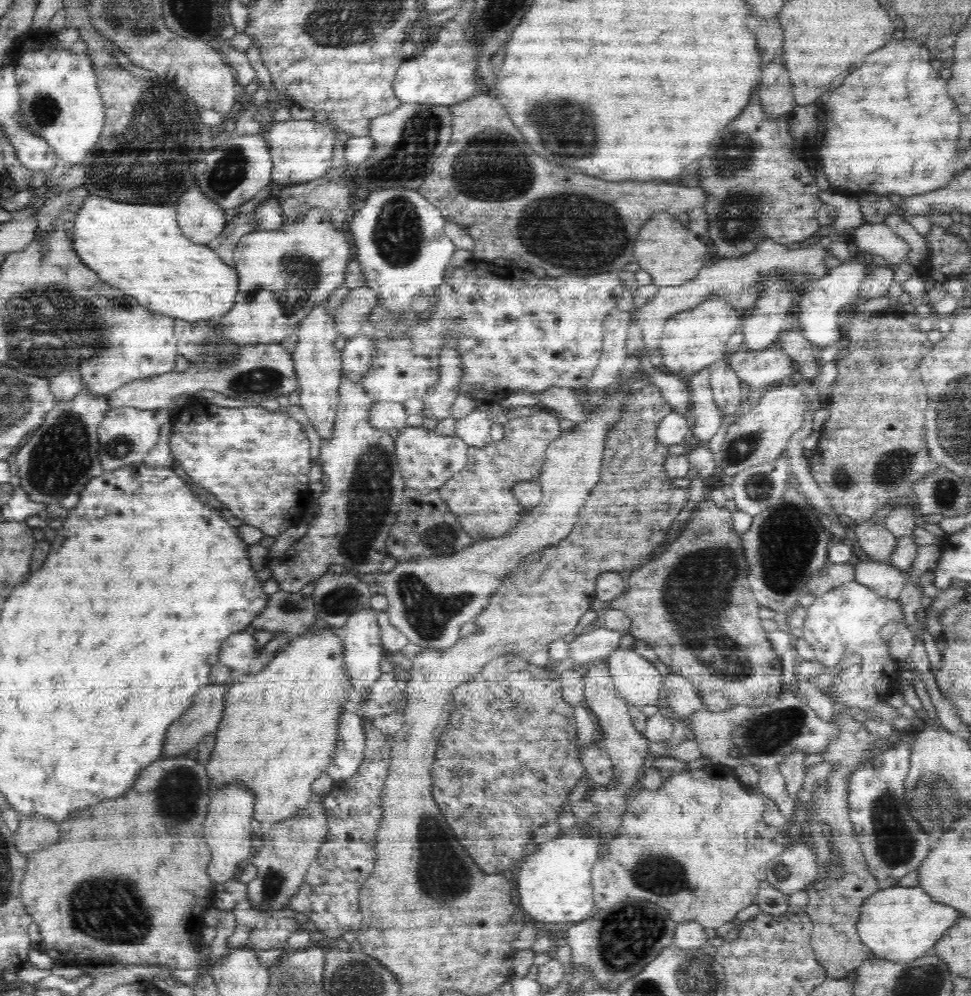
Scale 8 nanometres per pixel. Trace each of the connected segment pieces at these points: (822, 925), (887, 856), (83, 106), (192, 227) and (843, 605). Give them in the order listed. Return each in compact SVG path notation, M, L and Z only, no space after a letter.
M852 896L842 904L846 910L840 910L842 906L812 906L810 901L805 906L806 914L813 924L811 934L811 947L815 952L815 959L825 969L827 978L844 979L848 972L857 969L864 961L873 959L870 950L861 940L857 933L857 922L861 913L861 906L852 906Z
M909 735L894 748L872 758L868 766L856 770L848 780L848 815L854 825L854 833L860 843L867 868L881 883L882 888L892 887L897 884L899 878L916 871L930 852L926 834L907 809L903 785L909 771L909 748L912 742L914 737Z
M38 33L36 36L34 36L34 40L36 40L36 45L32 51L24 52L23 54L20 53L15 56L13 56L15 53L13 52L12 56L8 60L8 63L11 63L14 69L18 90L20 93L20 110L18 110L18 119L24 123L24 127L26 127L26 129L30 129L30 133L32 133L32 135L36 135L44 139L44 141L46 141L46 143L52 147L52 151L56 153L57 158L71 164L80 163L82 160L84 160L84 158L86 158L86 156L88 156L88 152L91 153L92 148L94 148L94 146L100 141L106 119L105 108L101 99L101 92L99 91L97 85L94 64L91 62L89 52L76 54L70 51L70 45L69 48L62 48L62 45L58 45L58 39L54 34Z
M190 190L178 202L178 224L186 238L208 245L226 226L225 210L208 200L203 192Z
M851 581L817 597L806 611L808 616L801 629L802 636L814 649L816 661L833 668L846 652L858 653L862 657L860 665L839 671L839 675L833 679L828 695L837 713L846 714L845 710L839 710L840 706L859 708L863 714L861 720L874 719L893 725L901 716L897 708L887 703L891 694L886 690L897 682L900 666L888 652L889 644L880 637L879 632L889 623L905 620L902 604L897 599L879 596L872 588Z

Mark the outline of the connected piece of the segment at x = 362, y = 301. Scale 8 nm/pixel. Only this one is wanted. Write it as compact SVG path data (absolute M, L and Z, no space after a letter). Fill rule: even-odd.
M367 286L350 289L348 295L333 314L335 329L348 339L358 337L364 321L368 321L373 308L378 307L374 290Z

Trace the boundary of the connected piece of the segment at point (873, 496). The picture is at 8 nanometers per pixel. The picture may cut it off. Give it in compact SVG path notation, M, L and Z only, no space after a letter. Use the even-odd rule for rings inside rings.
M854 306L844 308L844 310L839 312L837 316L837 321L839 326L844 328L846 336L848 336L848 352L846 356L842 356L838 362L836 362L836 368L838 368L838 376L836 376L834 381L834 390L829 397L825 397L823 402L830 403L830 418L824 423L821 429L821 438L818 442L818 446L812 451L812 456L809 458L809 468L814 480L817 482L820 490L826 494L826 498L830 500L830 506L832 512L835 513L835 517L839 514L848 515L852 522L860 522L870 519L880 508L886 508L886 506L891 506L892 509L896 506L913 502L914 494L914 482L926 478L928 474L936 472L938 470L938 462L931 456L928 450L927 442L925 439L925 420L924 420L924 410L928 406L928 398L926 398L926 390L924 390L924 384L918 376L918 366L920 366L920 360L930 352L933 344L928 339L927 332L922 332L918 326L909 324L903 317L903 314L887 312L873 313L866 315L864 317L860 316L860 313L853 310Z

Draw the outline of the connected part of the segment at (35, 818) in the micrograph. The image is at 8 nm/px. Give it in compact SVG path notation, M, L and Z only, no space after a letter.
M28 814L21 817L15 832L13 840L16 850L28 856L28 852L40 850L46 844L54 844L58 840L60 828L39 814Z

